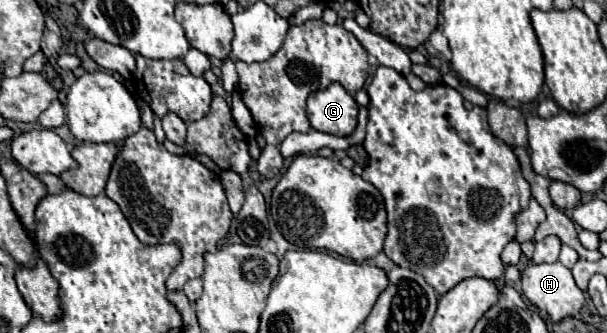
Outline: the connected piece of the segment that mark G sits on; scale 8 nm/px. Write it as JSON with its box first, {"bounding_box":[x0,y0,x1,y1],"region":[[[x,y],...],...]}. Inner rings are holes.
{"bounding_box":[307,84,359,136],"region":[[[331,84],[307,98],[309,122],[321,132],[349,136],[357,126],[357,112],[359,104],[341,84]]]}

